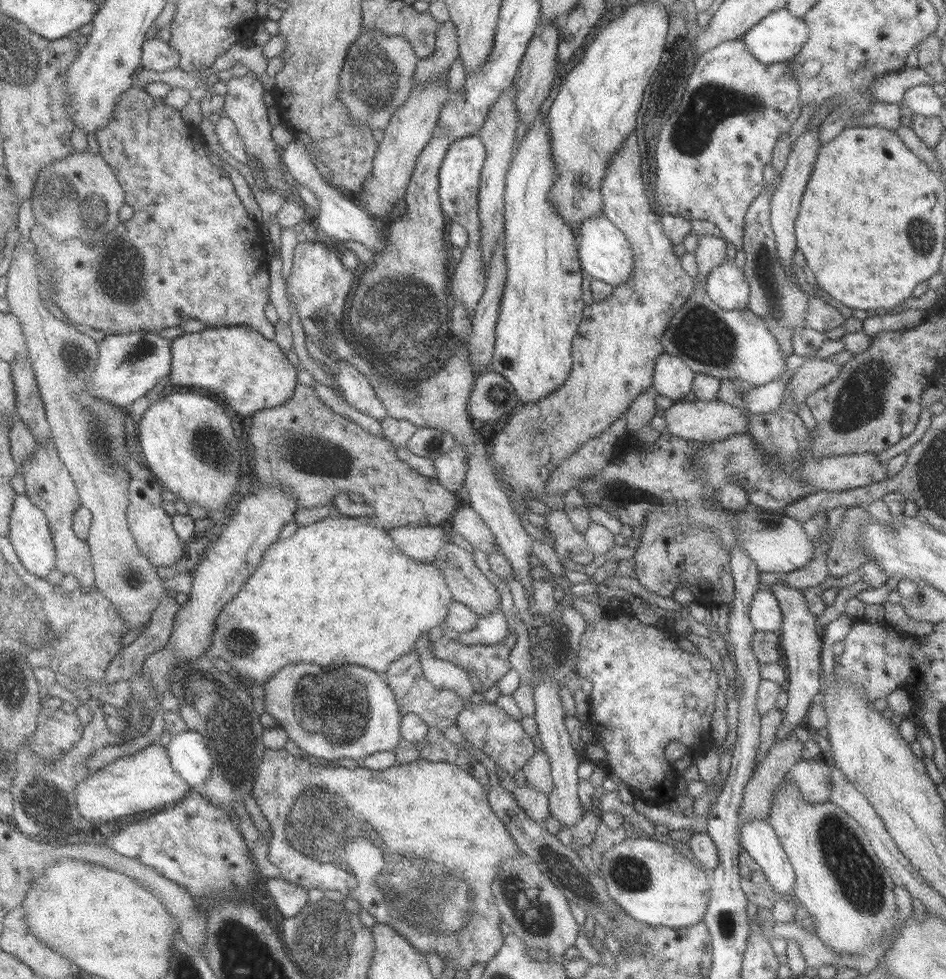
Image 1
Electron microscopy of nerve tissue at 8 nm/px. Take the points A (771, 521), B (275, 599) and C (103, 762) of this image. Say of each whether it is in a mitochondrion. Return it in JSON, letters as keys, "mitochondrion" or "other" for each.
{"A":"other","B":"other","C":"other"}

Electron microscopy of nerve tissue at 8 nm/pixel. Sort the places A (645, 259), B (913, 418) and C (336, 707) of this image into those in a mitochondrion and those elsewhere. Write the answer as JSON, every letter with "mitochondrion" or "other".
{"A":"other","B":"other","C":"mitochondrion"}

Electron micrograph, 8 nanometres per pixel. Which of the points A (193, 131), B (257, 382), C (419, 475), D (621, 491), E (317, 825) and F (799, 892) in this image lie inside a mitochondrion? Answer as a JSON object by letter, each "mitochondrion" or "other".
{"A":"other","B":"other","C":"other","D":"mitochondrion","E":"mitochondrion","F":"other"}

